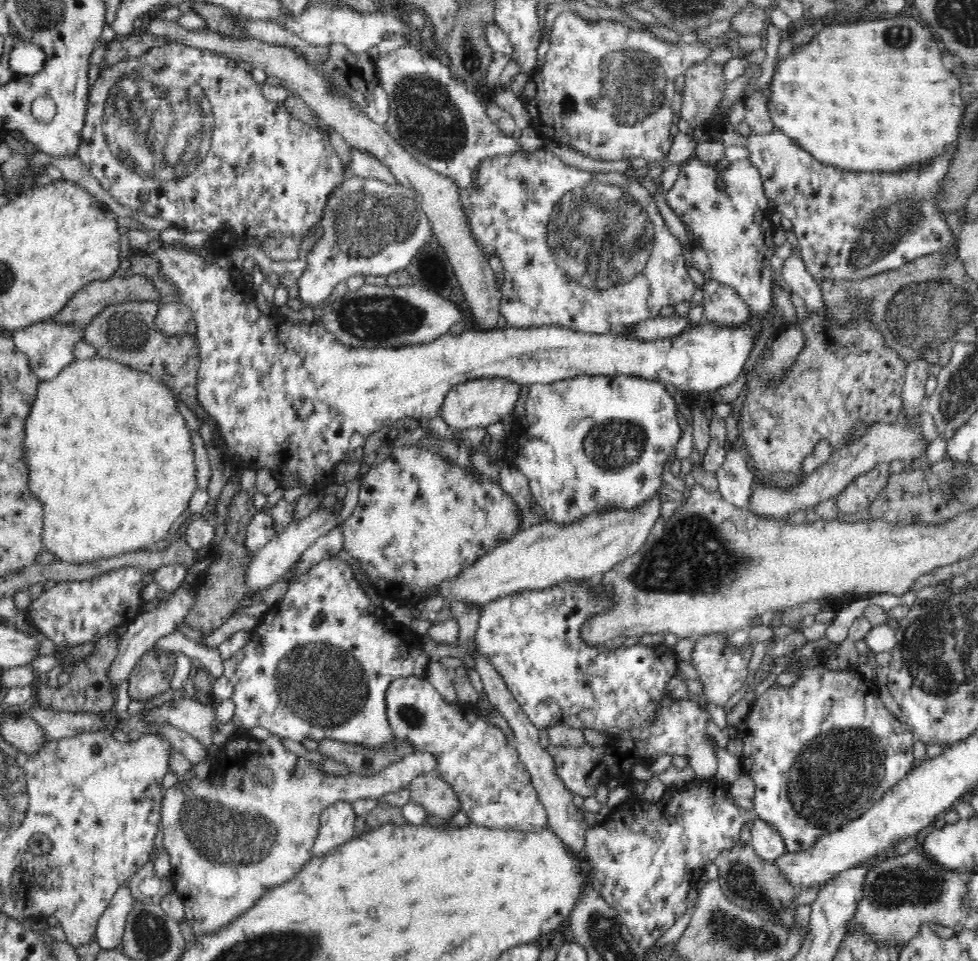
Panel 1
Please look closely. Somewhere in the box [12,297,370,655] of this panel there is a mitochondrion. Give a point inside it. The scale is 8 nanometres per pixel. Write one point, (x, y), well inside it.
(124, 332)

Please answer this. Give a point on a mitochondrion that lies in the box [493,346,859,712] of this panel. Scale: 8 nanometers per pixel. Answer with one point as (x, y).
(692, 558)

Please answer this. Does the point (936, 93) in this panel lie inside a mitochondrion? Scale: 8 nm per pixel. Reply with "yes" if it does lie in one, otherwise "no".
no

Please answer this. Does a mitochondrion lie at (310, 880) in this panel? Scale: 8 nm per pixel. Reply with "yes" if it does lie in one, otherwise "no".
no

